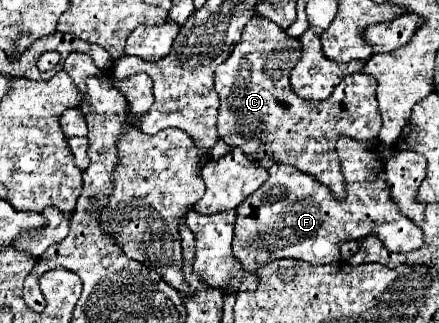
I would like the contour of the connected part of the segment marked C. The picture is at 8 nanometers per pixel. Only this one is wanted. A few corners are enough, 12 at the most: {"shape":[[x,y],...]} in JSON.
{"shape":[[252,16],[216,68],[218,136],[344,198],[336,140],[378,136],[376,80],[302,100],[302,52]]}

